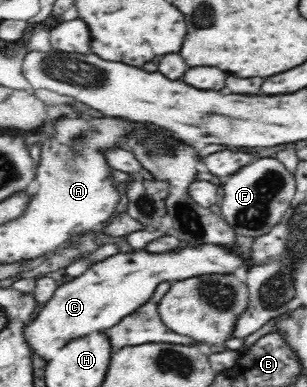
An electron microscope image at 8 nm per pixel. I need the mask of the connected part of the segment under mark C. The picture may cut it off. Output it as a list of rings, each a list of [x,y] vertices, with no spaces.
[[[187,245],[156,254],[146,249],[118,252],[92,265],[80,277],[57,287],[38,317],[26,326],[25,338],[33,353],[48,361],[74,337],[104,332],[118,325],[124,317],[138,311],[152,298],[162,283],[172,285],[190,277],[210,276],[212,273],[226,275],[240,267],[244,268],[244,263],[246,259],[240,257],[234,249],[224,249],[220,245]]]

